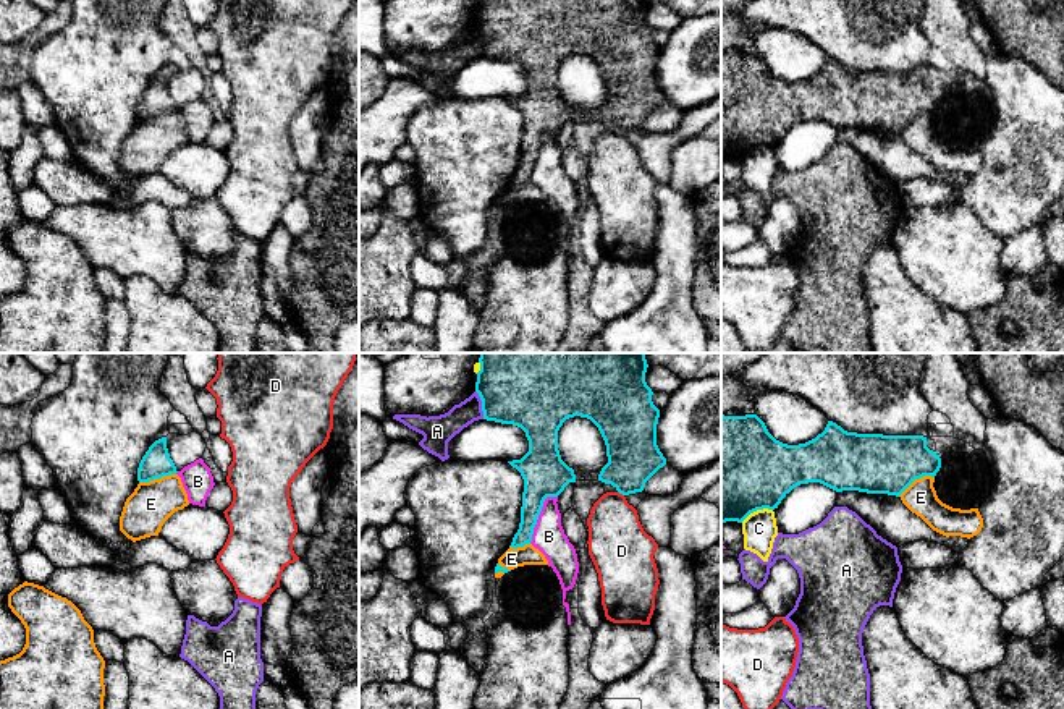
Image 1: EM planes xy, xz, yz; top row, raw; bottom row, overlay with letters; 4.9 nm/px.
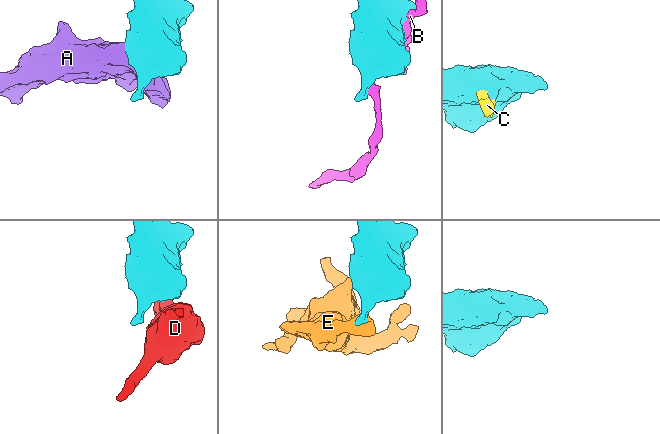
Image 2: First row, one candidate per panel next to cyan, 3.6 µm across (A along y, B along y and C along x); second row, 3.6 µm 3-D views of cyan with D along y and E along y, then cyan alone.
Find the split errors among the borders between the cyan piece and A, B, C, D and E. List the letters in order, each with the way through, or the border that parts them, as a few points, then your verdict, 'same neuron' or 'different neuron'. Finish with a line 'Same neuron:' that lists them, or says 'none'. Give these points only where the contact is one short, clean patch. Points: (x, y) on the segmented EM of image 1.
A: along xz (476, 390), (484, 418) | different neuron
B: different neuron
C: along yz (772, 509), (757, 509), (741, 522) | different neuron
D: along xz (618, 491), (623, 496) | different neuron
E: along xy (175, 473), (139, 483) | different neuron
Same neuron: none

